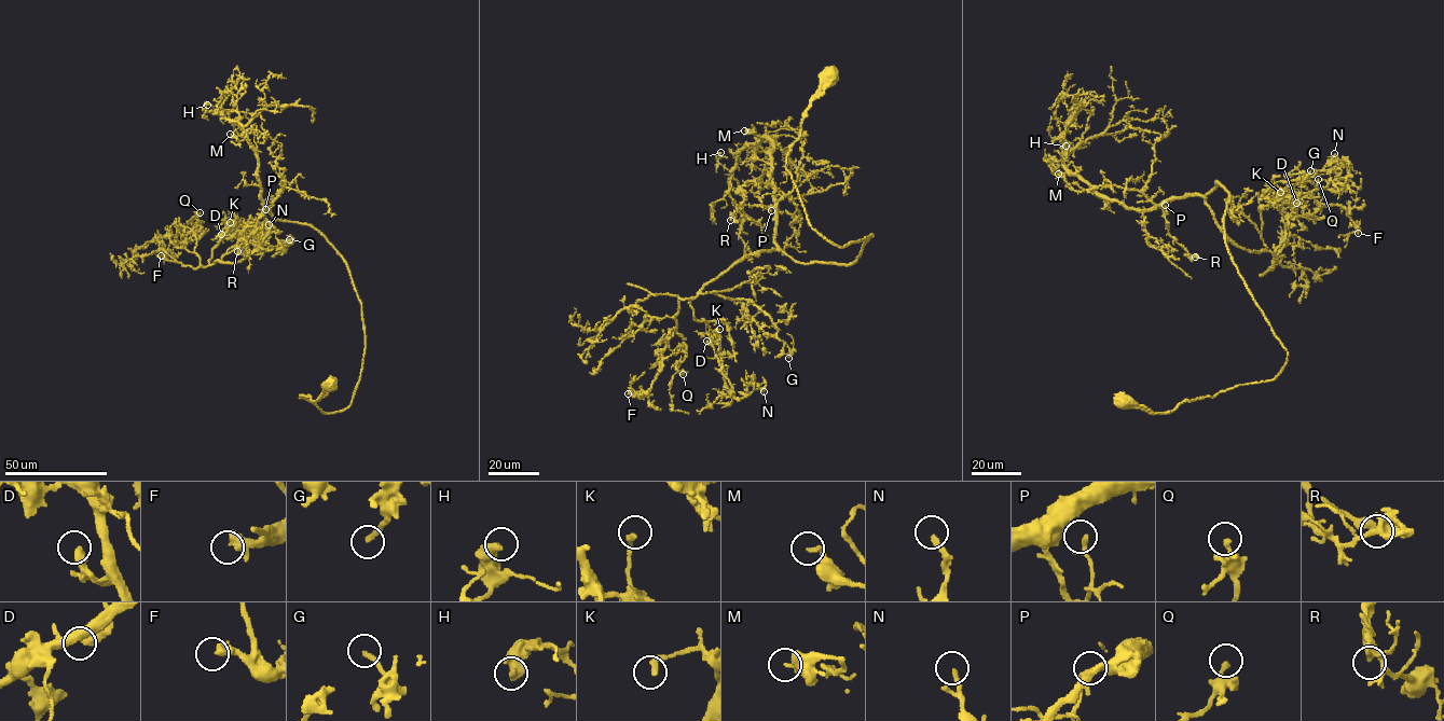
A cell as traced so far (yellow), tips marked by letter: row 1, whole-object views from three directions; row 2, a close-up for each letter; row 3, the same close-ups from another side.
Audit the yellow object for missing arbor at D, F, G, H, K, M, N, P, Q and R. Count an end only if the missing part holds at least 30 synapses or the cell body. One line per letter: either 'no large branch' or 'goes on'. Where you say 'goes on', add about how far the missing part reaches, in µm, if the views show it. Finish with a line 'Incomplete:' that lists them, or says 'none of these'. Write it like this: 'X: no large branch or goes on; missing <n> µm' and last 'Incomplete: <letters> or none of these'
D: no large branch
F: goes on; missing 25 µm
G: no large branch
H: no large branch
K: no large branch
M: no large branch
N: no large branch
P: no large branch
Q: no large branch
R: goes on; missing 45 µm
Incomplete: F, R

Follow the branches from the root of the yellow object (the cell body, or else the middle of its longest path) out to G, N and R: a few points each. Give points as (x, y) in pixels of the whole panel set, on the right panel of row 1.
G: (1122, 402), (1168, 413), (1277, 376), (1229, 193), (1206, 196), (1256, 252), (1259, 207), (1310, 170)
N: (1122, 402), (1277, 376), (1229, 193), (1206, 196), (1274, 254), (1283, 209), (1348, 175), (1334, 153)
R: (1122, 402), (1168, 413), (1283, 365), (1229, 253), (1229, 193), (1218, 182), (1160, 207), (1195, 257)

